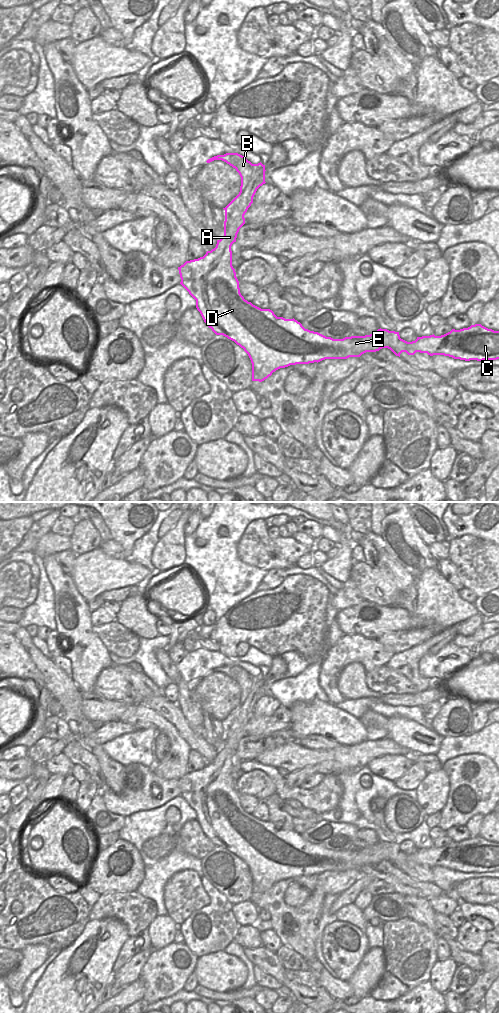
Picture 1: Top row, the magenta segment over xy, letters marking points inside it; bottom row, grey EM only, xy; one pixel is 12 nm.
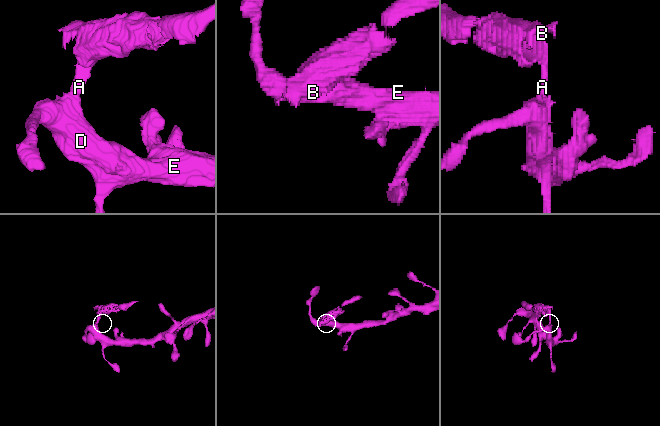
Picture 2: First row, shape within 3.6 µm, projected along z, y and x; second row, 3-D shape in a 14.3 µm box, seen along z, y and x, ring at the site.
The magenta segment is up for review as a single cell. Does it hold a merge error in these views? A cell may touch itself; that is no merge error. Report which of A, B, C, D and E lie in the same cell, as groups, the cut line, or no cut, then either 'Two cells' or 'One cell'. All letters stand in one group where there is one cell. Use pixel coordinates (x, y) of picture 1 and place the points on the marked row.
Groups: A B / C D E. Split along xy (215, 247), (230, 251). Two cells

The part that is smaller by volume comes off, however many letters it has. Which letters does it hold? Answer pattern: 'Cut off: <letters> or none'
Cut off: A, B

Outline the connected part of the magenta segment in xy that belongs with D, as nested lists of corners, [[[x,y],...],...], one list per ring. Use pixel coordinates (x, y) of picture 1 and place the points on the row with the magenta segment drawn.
[[[214,248],[207,251],[203,257],[186,261],[178,267],[181,282],[180,284],[196,300],[196,308],[200,312],[204,322],[216,335],[223,335],[234,341],[244,349],[252,363],[252,381],[262,382],[280,368],[285,368],[296,364],[309,364],[320,362],[325,359],[347,359],[349,357],[360,357],[366,352],[376,352],[382,348],[390,349],[396,356],[400,357],[402,352],[414,355],[416,352],[427,353],[430,356],[444,355],[454,359],[465,361],[470,360],[497,360],[499,359],[499,331],[488,329],[481,324],[471,325],[460,330],[452,329],[441,336],[422,336],[415,341],[407,342],[400,338],[399,332],[387,329],[378,329],[375,333],[365,336],[351,336],[343,339],[333,339],[318,332],[305,329],[300,322],[293,319],[277,317],[270,309],[261,309],[251,302],[248,302],[240,293],[239,281],[236,277],[235,269],[232,266],[232,251],[226,252],[222,249]]]

